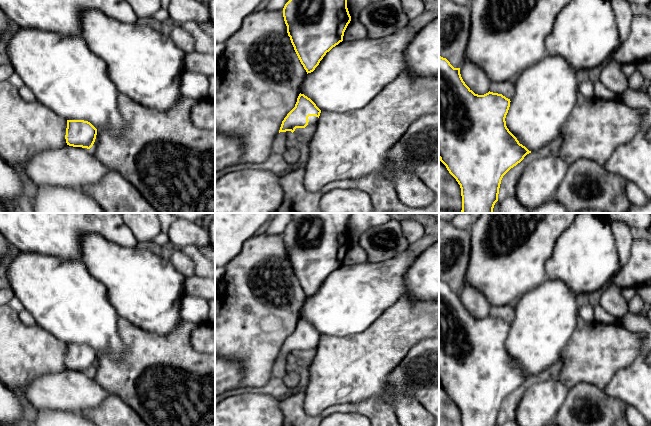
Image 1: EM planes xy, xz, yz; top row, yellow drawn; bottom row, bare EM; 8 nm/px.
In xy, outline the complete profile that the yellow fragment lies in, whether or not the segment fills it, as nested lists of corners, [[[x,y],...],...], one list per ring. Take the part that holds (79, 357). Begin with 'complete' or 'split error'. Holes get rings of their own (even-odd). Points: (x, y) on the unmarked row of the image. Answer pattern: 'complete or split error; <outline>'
complete; [[[67,344],[66,367],[73,371],[90,373],[96,363],[97,353],[88,345]]]

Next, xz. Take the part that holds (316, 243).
complete; [[[290,213],[292,222],[283,232],[283,241],[294,274],[307,298],[315,294],[333,271],[343,265],[351,245],[347,224],[351,213]]]

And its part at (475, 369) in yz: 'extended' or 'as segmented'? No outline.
as segmented

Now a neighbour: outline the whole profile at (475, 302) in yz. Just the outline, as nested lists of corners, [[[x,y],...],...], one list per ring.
[[[469,284],[460,291],[460,298],[465,308],[475,318],[484,319],[490,315],[491,304],[485,295]]]

